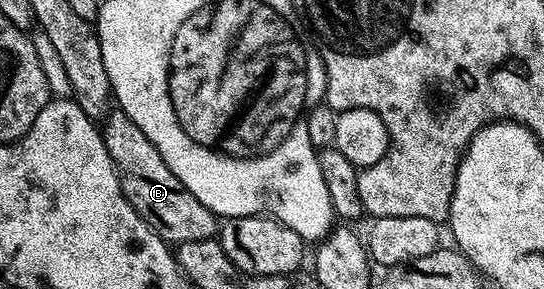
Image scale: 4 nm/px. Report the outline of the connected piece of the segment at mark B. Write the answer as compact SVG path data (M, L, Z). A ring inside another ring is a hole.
M118 110L108 112L102 121L101 131L105 150L109 150L109 158L113 158L113 166L119 175L123 197L131 203L133 210L137 210L137 214L160 238L167 241L168 245L178 246L185 242L210 240L216 235L217 217L215 213L201 206L201 202L197 202L197 198L193 198L193 194L189 194L189 190L181 186L181 178L177 178L177 174L173 174L169 166L165 166L165 158L157 154L157 146L153 146L153 142L149 142L149 138L141 134L139 127L124 112Z

